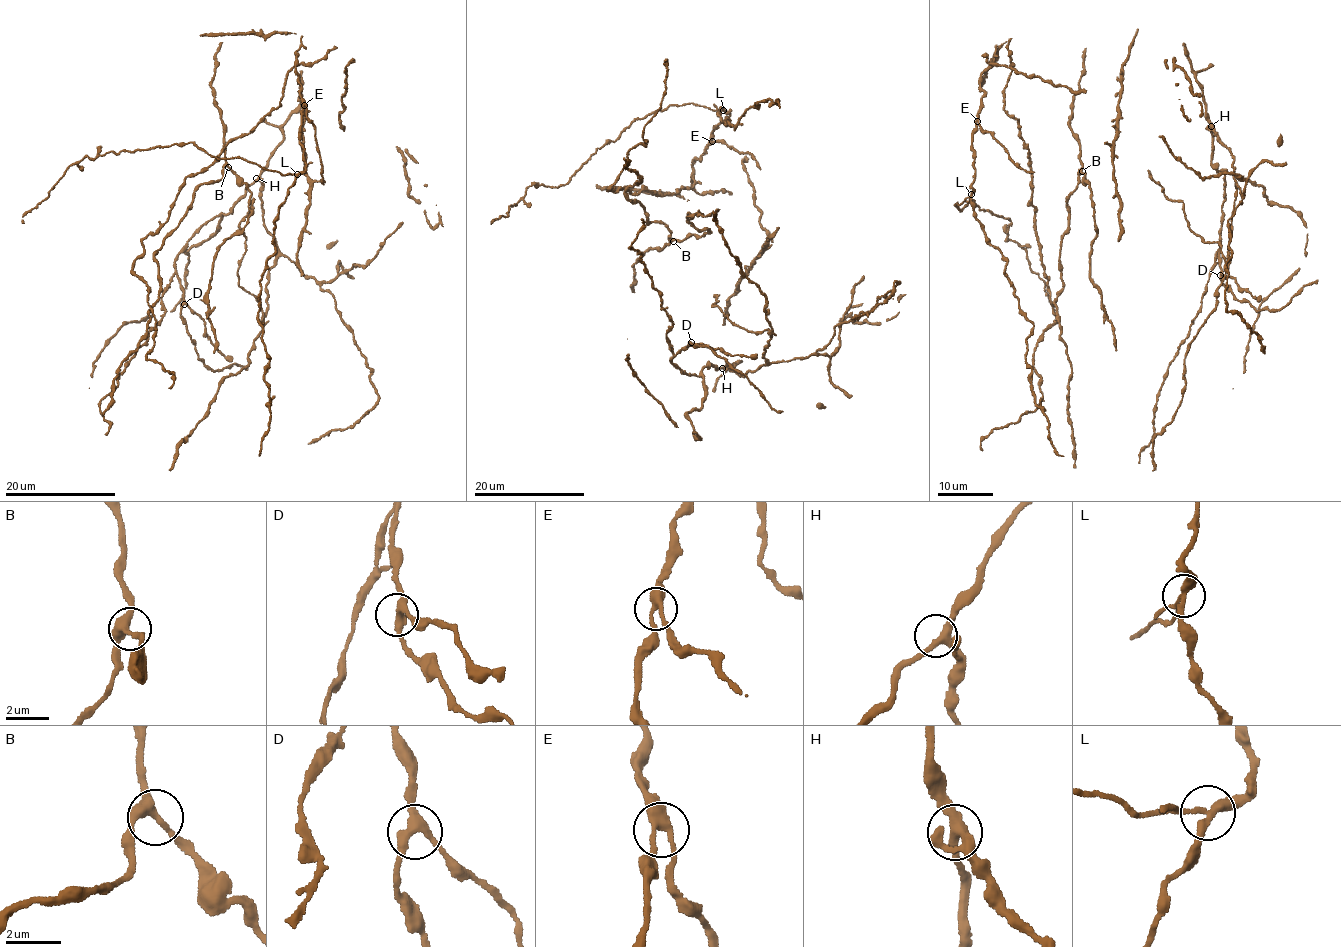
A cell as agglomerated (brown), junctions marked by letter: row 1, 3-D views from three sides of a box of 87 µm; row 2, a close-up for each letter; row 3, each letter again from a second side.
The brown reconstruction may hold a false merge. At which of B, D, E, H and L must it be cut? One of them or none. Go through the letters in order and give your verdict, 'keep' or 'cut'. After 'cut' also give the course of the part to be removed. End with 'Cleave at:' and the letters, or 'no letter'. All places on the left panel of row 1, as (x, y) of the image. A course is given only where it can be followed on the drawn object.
B: keep
D: keep
E: keep
H: keep
L: cut | (297, 174), (281, 174), (239, 158), (219, 159), (191, 142), (118, 154), (108, 152), (73, 163), (22, 223)
Cleave at: L

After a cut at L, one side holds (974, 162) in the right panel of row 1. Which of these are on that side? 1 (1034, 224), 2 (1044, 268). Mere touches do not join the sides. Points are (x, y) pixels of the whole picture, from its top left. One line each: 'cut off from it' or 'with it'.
1: with it
2: with it

